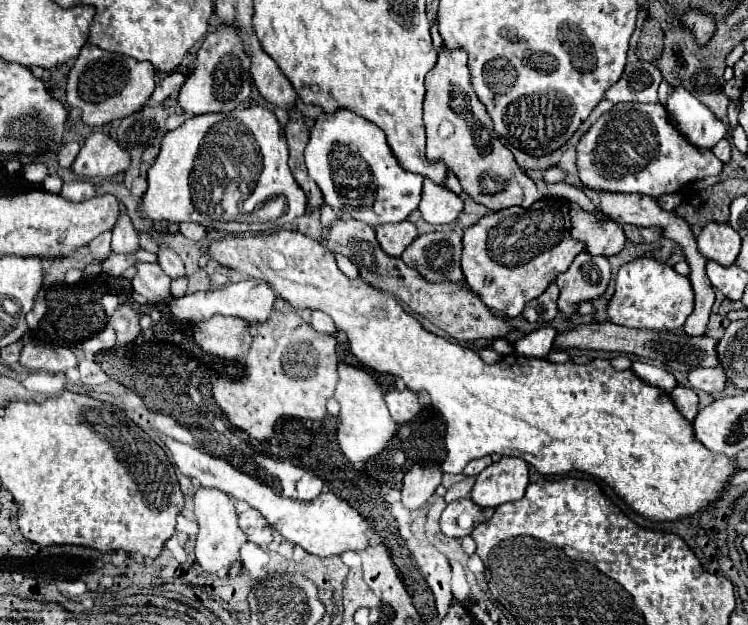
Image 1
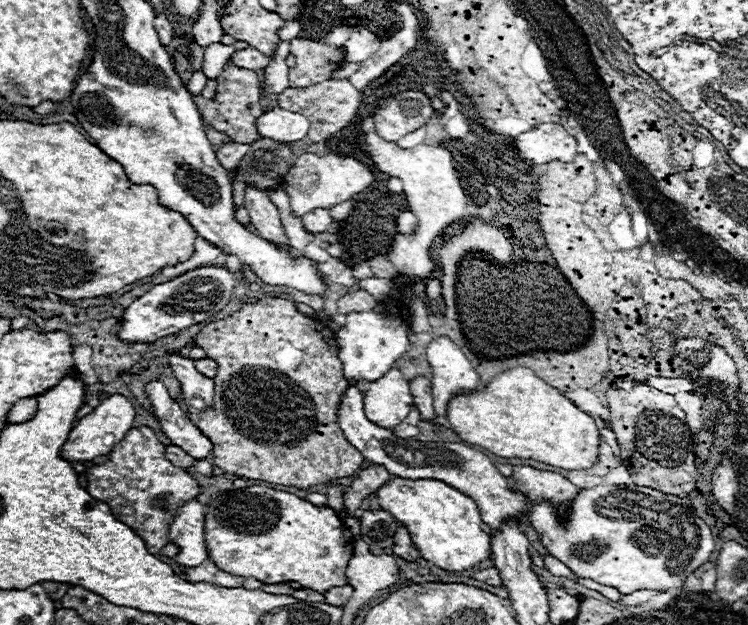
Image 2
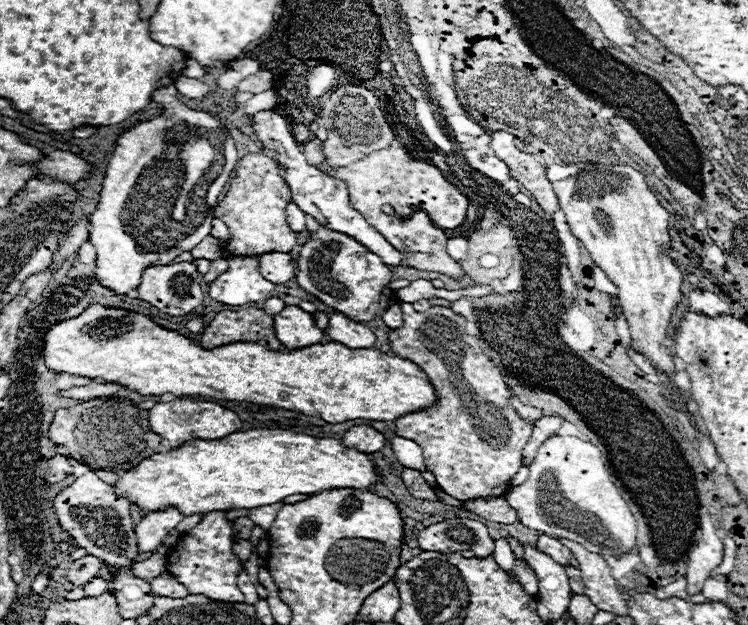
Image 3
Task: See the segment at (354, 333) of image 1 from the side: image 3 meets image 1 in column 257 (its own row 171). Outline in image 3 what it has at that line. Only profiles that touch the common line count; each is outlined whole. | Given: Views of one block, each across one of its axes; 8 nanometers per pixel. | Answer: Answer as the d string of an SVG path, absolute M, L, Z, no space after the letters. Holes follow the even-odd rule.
M248 154L248 156L240 158L240 162L236 164L236 170L234 170L234 178L230 180L230 188L228 188L224 200L218 202L218 206L214 210L214 216L224 220L224 224L228 224L228 230L230 230L230 242L228 242L226 250L236 256L262 256L268 252L290 252L296 246L296 234L288 228L288 222L284 216L288 200L292 200L290 188L278 174L278 164L272 158L268 158L264 154Z

